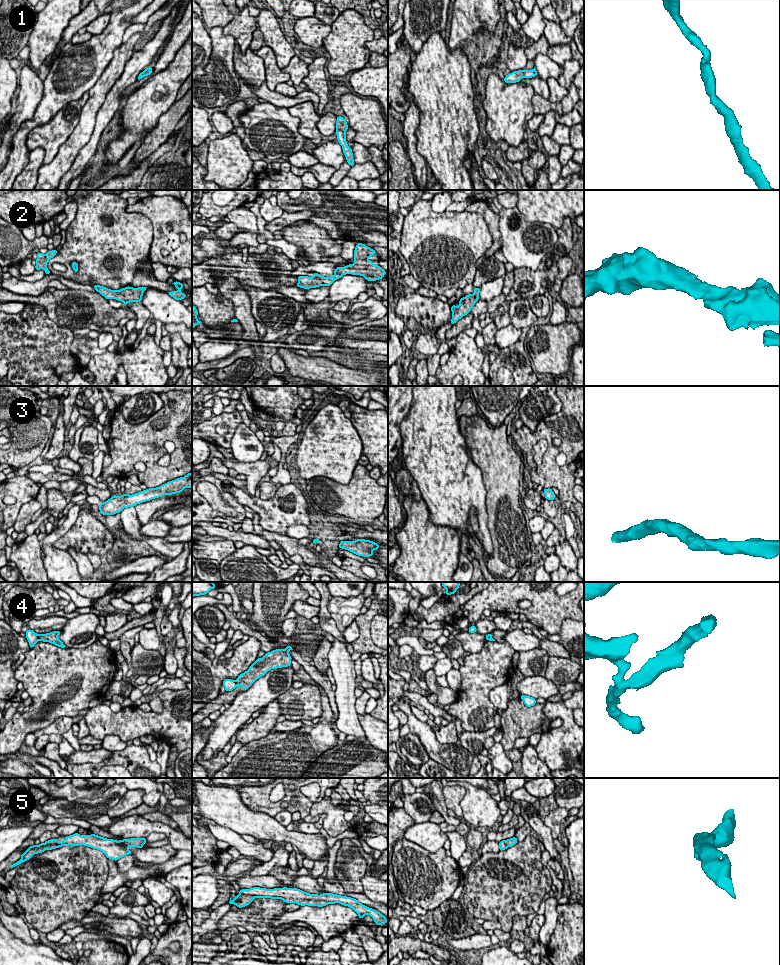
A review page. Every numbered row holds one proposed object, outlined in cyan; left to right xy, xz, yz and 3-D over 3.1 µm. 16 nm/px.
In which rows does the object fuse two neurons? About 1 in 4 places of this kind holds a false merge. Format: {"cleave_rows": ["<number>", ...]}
{"cleave_rows": ["4"]}

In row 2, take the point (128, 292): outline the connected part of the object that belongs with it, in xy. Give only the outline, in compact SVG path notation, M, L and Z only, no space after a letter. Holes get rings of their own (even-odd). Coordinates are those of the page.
M94 285L94 289L99 292L107 300L116 299L126 305L130 302L142 302L142 296L147 287L133 288L127 286L120 290L111 290L100 285Z

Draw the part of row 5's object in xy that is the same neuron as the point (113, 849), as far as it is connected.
M74 833L73 835L67 836L62 842L58 839L50 839L45 843L39 845L33 845L22 853L21 859L16 863L10 865L11 868L18 866L19 864L29 860L34 854L42 853L45 850L52 850L62 846L79 846L84 845L102 851L108 859L117 861L126 855L132 854L128 847L143 848L143 845L147 843L146 838L131 838L123 840L107 839L95 834L80 835Z

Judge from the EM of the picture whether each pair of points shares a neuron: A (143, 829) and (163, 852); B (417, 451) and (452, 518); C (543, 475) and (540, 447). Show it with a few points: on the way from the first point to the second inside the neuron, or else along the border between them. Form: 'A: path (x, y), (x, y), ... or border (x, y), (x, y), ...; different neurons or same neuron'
A: border (169, 843), (176, 850); different neurons
B: path (434, 468), (449, 483), (449, 501); same neuron
C: border (544, 438), (547, 449), (537, 466); different neurons

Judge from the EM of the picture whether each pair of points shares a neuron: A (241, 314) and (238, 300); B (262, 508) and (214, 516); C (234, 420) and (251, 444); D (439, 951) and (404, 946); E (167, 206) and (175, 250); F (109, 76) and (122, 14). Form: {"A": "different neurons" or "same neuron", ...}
{"A": "same neuron", "B": "different neurons", "C": "different neurons", "D": "same neuron", "E": "same neuron", "F": "different neurons"}

